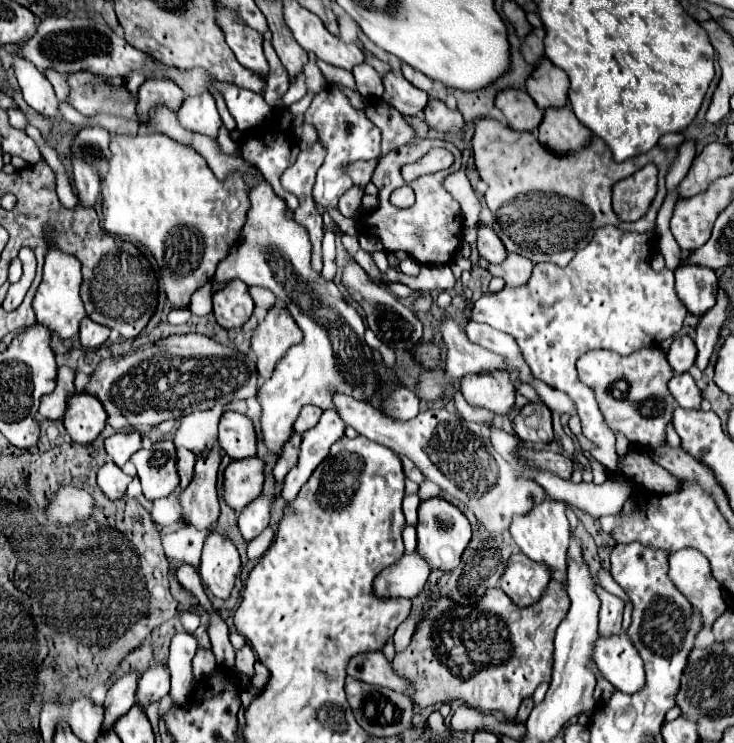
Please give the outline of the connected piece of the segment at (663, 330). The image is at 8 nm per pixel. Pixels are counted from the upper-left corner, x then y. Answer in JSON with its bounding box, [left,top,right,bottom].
[473,225,687,473]

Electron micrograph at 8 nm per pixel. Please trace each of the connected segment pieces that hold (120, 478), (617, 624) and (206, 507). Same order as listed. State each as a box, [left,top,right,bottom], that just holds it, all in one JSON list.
[[97,461,131,499],[595,587,623,637],[179,447,223,529]]

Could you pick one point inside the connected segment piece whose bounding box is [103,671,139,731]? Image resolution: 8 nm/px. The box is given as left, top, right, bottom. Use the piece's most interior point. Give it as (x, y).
(121, 697)

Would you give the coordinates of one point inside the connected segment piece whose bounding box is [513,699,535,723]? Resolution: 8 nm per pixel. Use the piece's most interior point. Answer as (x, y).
(524, 711)

